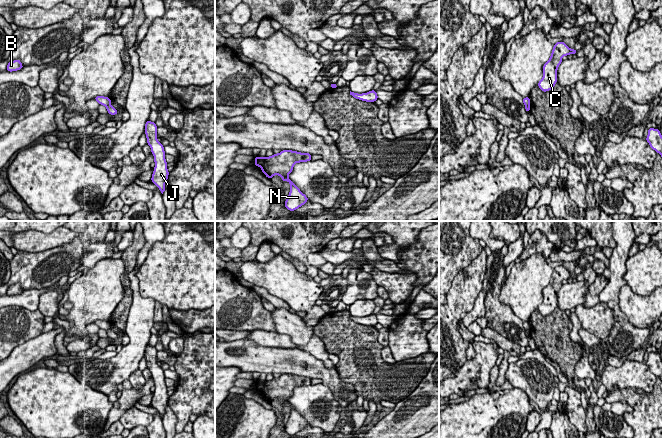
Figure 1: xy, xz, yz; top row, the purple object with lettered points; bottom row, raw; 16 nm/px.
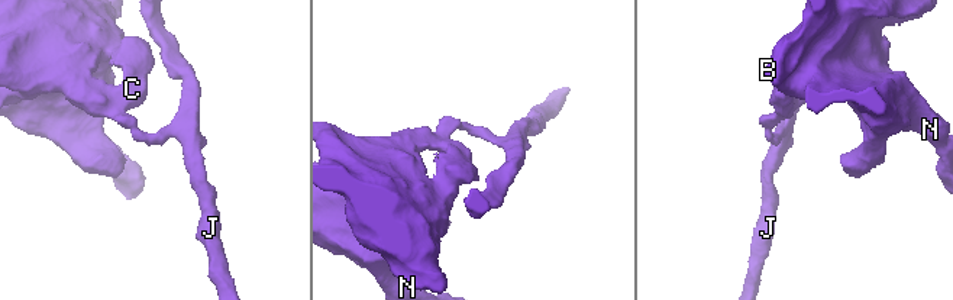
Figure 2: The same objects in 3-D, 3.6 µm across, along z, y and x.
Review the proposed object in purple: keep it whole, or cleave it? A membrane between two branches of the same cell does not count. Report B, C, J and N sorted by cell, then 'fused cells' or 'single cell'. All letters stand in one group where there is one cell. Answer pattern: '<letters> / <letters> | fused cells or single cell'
B C N / J | fused cells

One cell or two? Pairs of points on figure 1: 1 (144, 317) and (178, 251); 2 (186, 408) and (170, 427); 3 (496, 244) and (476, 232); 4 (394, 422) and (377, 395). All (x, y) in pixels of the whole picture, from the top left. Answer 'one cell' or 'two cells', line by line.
1: two cells
2: two cells
3: one cell
4: two cells

